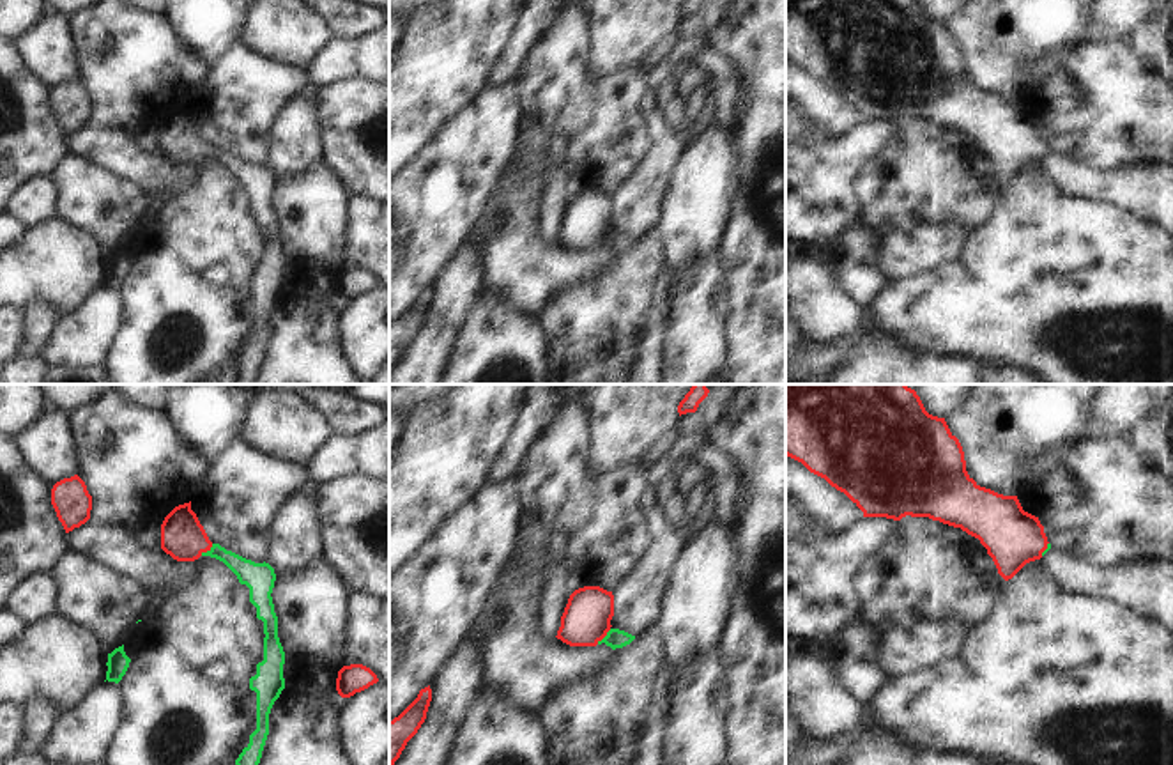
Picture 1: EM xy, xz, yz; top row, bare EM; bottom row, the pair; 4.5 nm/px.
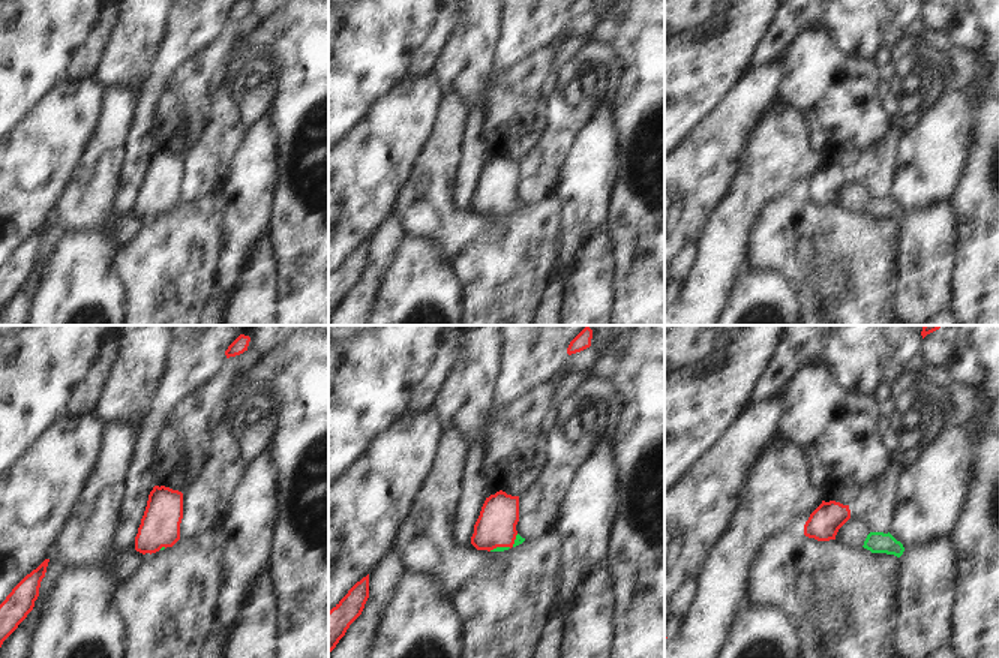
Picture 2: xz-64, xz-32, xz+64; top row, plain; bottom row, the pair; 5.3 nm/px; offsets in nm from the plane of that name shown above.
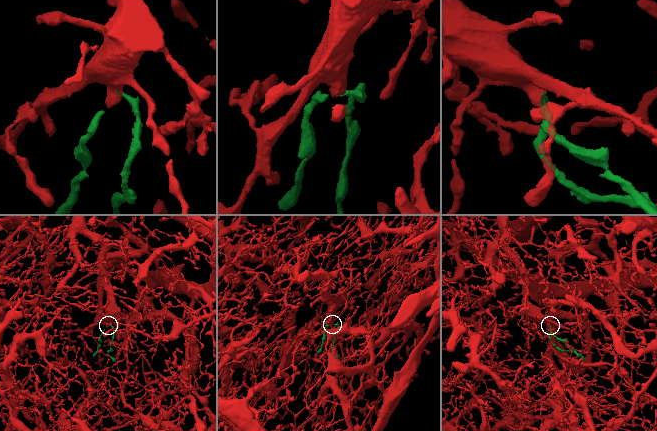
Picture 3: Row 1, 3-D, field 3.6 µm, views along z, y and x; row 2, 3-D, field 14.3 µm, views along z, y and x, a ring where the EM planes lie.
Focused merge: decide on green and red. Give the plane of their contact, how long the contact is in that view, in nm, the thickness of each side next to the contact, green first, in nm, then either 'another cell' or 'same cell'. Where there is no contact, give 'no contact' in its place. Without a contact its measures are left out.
xy | 80 nm | 120/200 nm | same cell

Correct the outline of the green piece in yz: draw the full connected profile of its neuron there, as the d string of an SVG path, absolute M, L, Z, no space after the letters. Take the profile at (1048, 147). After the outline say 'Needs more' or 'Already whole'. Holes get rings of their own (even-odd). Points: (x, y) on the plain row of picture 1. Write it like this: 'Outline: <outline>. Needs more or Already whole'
Outline: M786 0L786 58L844 96L863 120L929 120L961 131L980 143L1005 184L1051 152L1039 120L1024 115L1017 99L980 90L968 78L959 42L945 21L925 14L920 0Z. Needs more

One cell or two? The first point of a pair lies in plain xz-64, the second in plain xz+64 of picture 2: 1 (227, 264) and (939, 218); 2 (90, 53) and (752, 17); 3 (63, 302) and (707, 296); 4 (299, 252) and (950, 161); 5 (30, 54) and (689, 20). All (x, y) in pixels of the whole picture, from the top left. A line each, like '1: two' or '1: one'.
1: two
2: two
3: two
4: two
5: two

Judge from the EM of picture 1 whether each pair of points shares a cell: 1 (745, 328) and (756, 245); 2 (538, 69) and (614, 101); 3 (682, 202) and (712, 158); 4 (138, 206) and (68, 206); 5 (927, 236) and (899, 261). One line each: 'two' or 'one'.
1: one
2: one
3: one
4: one
5: one

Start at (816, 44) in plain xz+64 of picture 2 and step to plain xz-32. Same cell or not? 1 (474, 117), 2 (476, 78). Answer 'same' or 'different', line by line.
1: different
2: same

